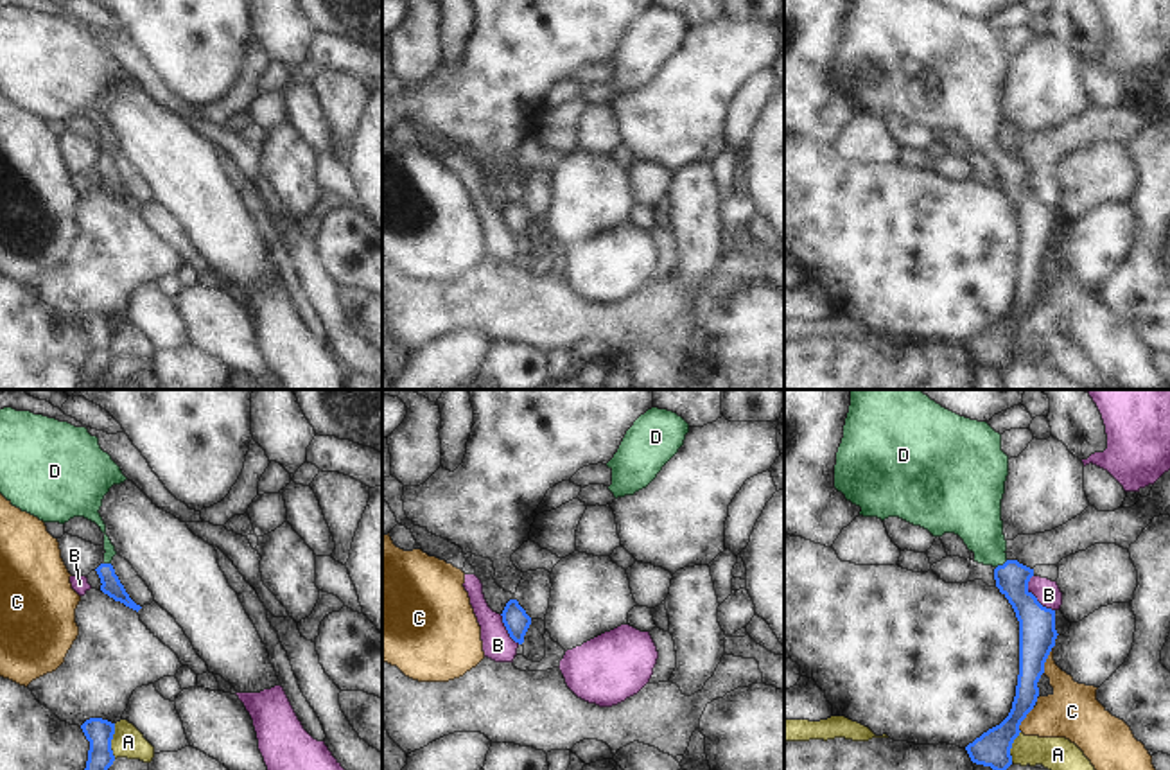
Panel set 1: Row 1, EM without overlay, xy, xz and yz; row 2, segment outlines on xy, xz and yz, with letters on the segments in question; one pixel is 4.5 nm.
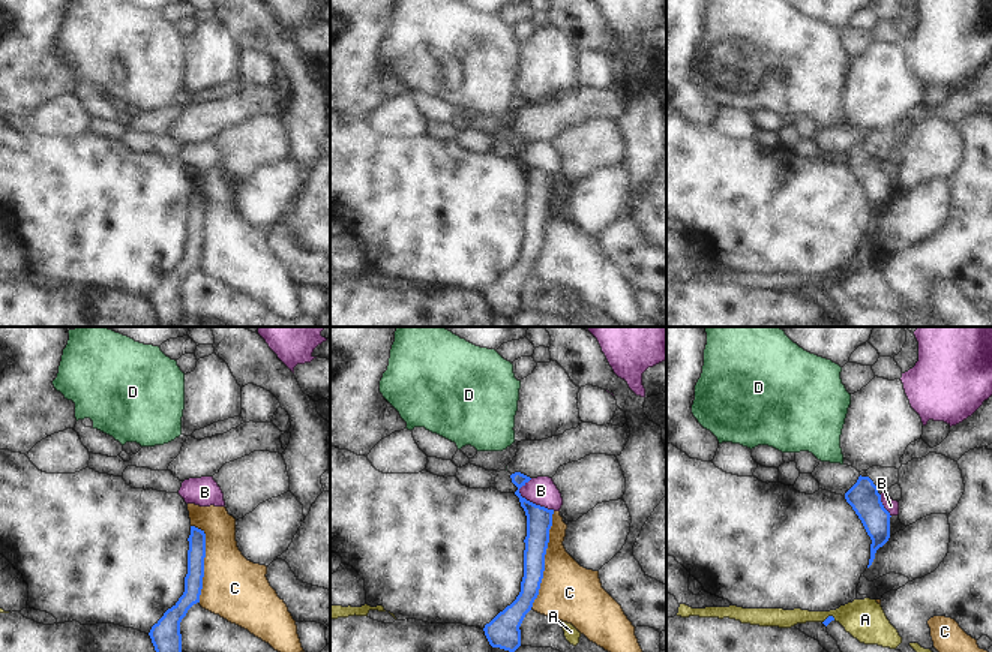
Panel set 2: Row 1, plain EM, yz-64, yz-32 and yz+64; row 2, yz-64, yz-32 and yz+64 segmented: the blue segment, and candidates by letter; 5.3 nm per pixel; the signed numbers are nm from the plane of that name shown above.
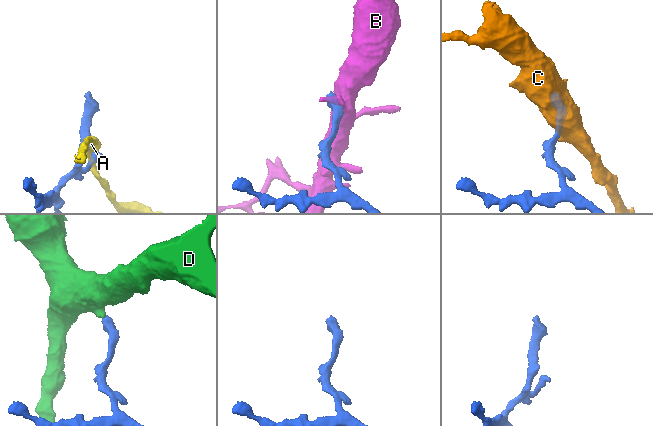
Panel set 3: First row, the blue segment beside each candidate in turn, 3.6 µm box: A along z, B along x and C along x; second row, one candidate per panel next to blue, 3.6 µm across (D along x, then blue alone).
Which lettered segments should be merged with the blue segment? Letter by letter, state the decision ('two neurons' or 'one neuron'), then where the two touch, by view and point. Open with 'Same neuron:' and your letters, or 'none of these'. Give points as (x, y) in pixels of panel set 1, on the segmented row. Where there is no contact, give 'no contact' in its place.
Same neuron: D
A: two neurons; meets blue in xy at (110, 742)
B: two neurons; meets blue in yz at (1034, 596)
C: two neurons; meets blue in yz at (1045, 661)
D: one neuron; meets blue in yz at (1004, 564)

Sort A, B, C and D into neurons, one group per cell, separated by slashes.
A / B / C / D

